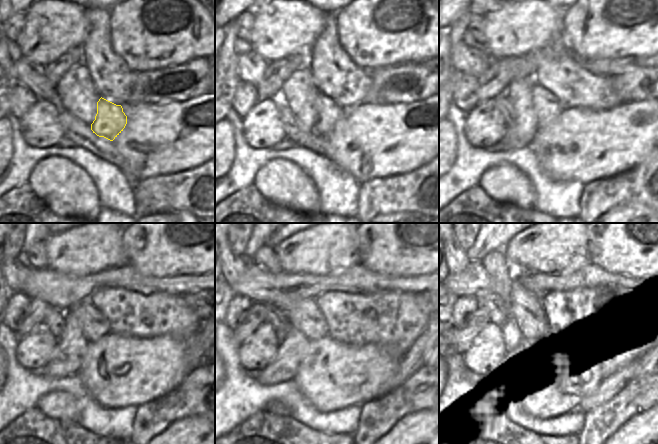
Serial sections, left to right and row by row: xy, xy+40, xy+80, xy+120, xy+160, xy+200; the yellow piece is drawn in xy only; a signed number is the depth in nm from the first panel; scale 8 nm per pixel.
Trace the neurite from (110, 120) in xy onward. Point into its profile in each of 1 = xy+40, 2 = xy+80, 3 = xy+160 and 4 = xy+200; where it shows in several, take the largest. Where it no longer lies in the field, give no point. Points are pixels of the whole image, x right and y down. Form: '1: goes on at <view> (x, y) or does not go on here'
1: goes on at xy+40 (328, 112)
2: goes on at xy+80 (547, 107)
3: goes on at xy+160 (306, 317)
4: goes on at xy+200 (525, 308)

